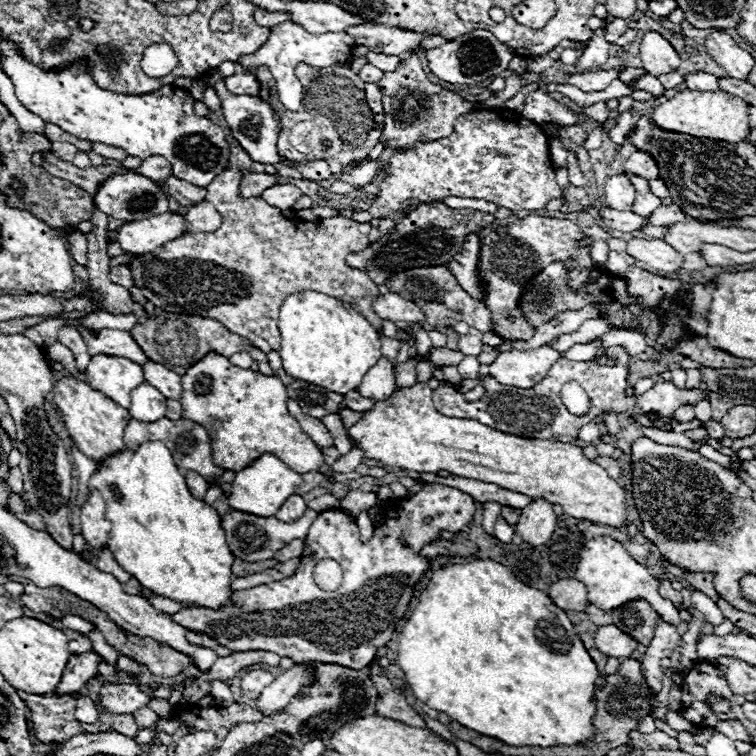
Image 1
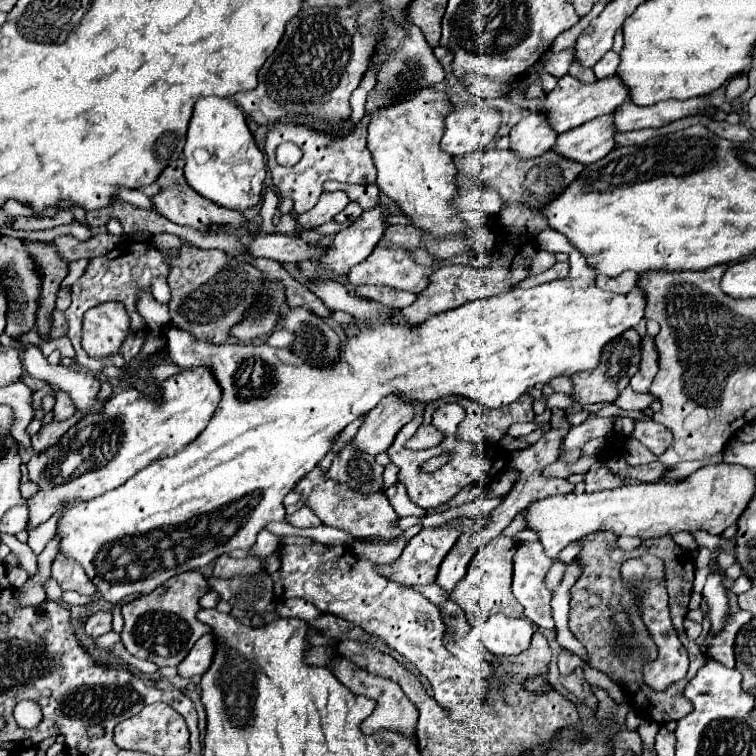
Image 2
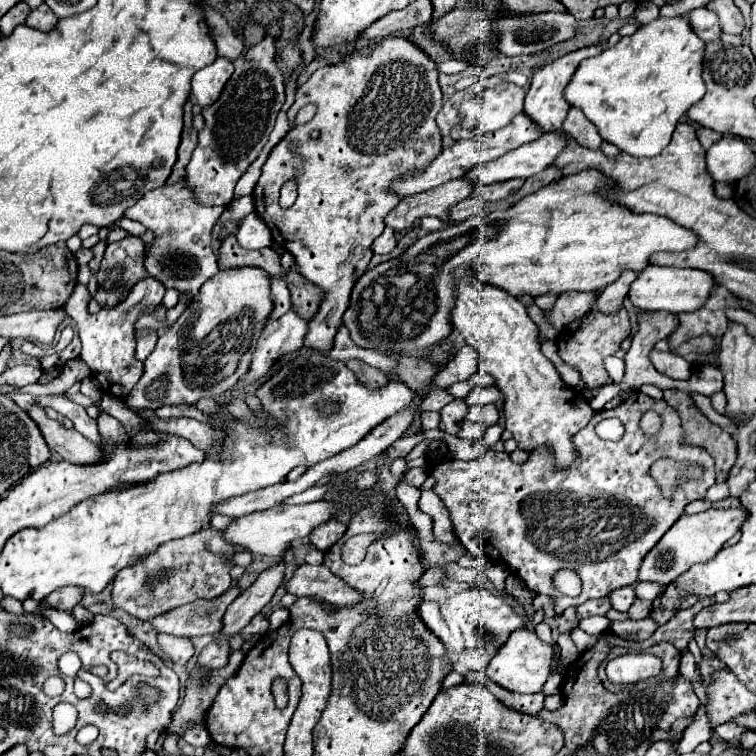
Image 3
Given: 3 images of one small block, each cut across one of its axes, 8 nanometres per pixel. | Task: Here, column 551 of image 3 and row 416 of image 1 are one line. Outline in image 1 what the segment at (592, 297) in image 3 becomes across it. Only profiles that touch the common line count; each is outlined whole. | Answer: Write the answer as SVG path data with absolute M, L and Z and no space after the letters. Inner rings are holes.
M294 380L286 384L286 392L288 392L288 398L300 402L302 412L312 418L338 414L344 402L344 396L330 392L326 388L320 388L316 384L310 384L310 382L302 382L302 380Z

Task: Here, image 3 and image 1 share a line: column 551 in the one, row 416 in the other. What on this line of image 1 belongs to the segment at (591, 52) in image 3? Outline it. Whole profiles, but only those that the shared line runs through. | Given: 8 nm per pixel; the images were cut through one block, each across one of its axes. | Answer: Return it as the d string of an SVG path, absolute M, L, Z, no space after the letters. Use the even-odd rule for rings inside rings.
M62 378L54 386L54 404L60 408L64 424L70 432L70 436L76 440L82 454L92 458L96 464L104 462L112 452L122 452L126 448L122 436L124 428L130 422L130 412L108 400L102 392L92 390L86 382L74 380L74 378Z

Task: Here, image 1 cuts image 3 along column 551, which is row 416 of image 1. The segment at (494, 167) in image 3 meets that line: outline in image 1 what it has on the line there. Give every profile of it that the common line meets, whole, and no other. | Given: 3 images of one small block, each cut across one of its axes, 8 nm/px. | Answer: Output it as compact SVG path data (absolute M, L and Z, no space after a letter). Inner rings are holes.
M142 384L132 392L130 416L142 422L156 422L166 416L166 398L150 384Z

